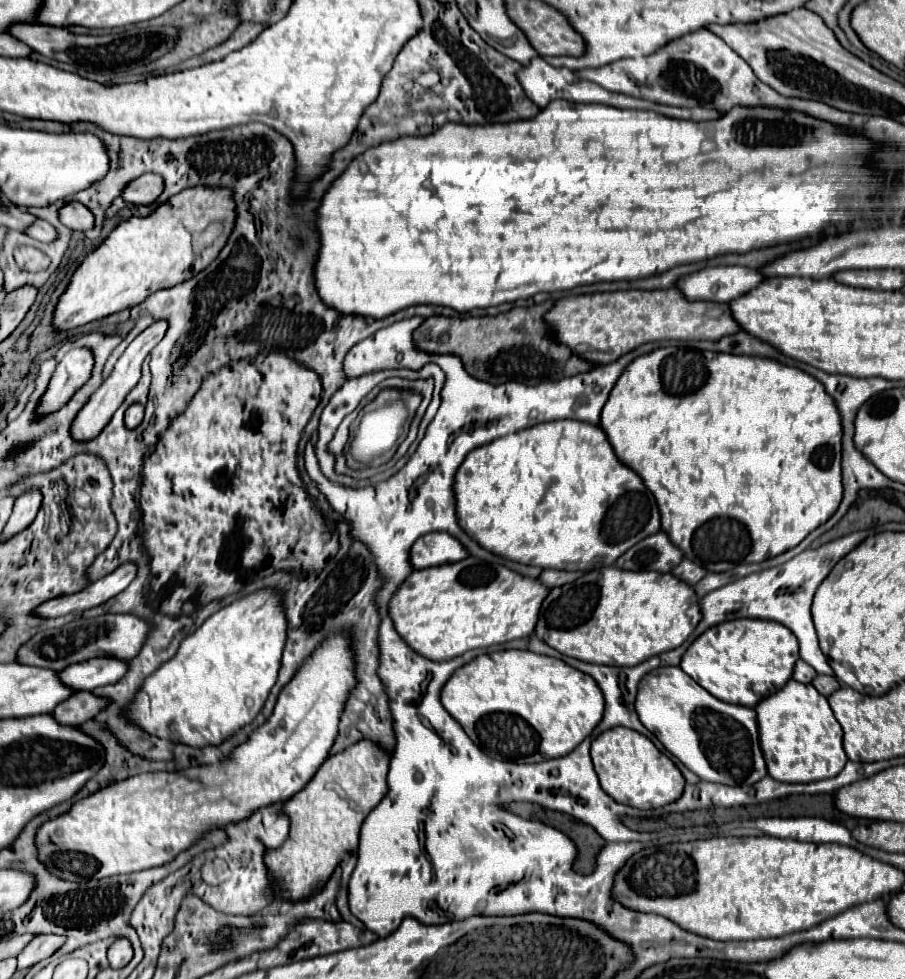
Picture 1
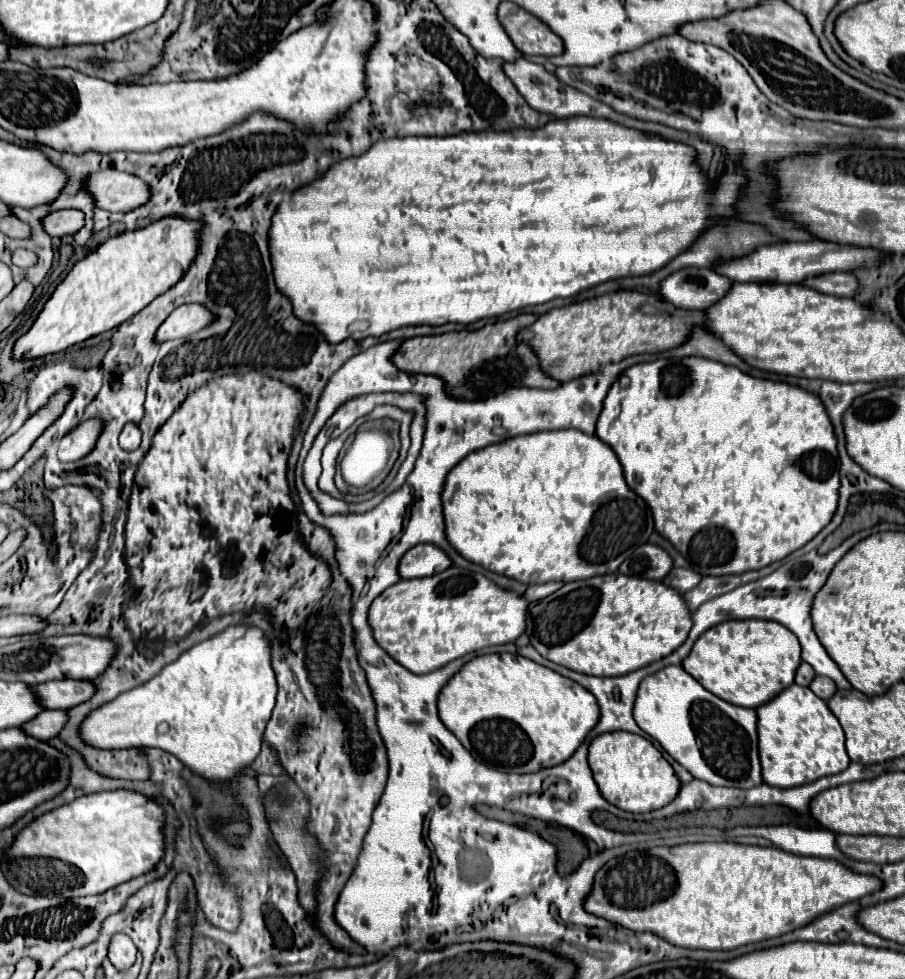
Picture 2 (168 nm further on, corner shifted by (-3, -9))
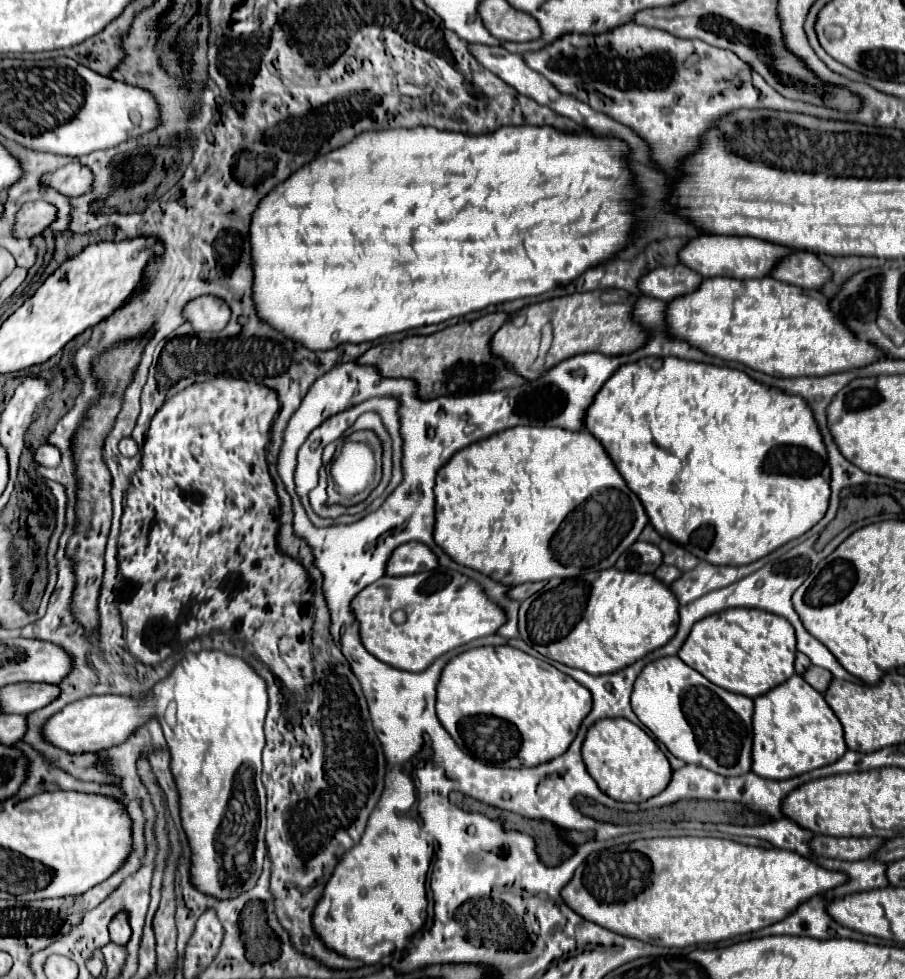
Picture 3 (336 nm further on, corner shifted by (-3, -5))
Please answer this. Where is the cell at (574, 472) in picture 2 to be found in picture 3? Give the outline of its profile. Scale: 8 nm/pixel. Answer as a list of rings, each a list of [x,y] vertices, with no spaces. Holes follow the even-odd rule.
[[[512,427],[512,429],[500,431],[488,439],[476,441],[476,443],[460,449],[458,453],[454,453],[452,459],[438,471],[434,493],[436,493],[434,539],[438,541],[438,545],[456,563],[472,567],[472,569],[492,577],[494,581],[500,581],[510,587],[518,585],[518,583],[528,583],[528,581],[550,581],[554,577],[566,579],[566,577],[578,577],[580,573],[588,573],[588,571],[610,569],[610,567],[614,567],[616,559],[638,539],[644,525],[648,525],[648,517],[646,517],[646,511],[644,511],[640,499],[636,497],[636,493],[632,493],[632,489],[628,489],[626,481],[614,467],[612,459],[608,459],[608,453],[602,447],[602,443],[588,431],[568,431],[568,429],[560,429],[560,427]]]

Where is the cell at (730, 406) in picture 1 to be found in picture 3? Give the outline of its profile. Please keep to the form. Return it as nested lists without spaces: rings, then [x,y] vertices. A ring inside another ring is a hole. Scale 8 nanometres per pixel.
[[[644,357],[636,363],[622,365],[606,385],[596,393],[596,401],[588,407],[586,413],[586,429],[596,435],[596,439],[604,445],[606,453],[612,457],[616,469],[628,483],[628,487],[638,495],[642,501],[650,523],[654,529],[678,545],[684,545],[692,555],[712,565],[748,565],[758,561],[784,543],[804,535],[812,529],[826,513],[830,501],[830,469],[828,469],[828,451],[824,449],[824,441],[820,437],[816,417],[812,417],[812,409],[800,401],[800,397],[792,397],[790,393],[780,393],[780,389],[772,389],[750,379],[744,371],[718,367],[710,363],[698,361],[684,361],[678,357]]]

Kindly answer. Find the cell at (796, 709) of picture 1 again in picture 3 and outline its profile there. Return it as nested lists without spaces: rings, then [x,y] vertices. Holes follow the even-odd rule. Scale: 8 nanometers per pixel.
[[[792,675],[776,689],[754,699],[754,747],[752,771],[764,779],[790,779],[806,771],[838,761],[846,751],[842,725],[824,701],[824,695],[810,687],[800,675]]]

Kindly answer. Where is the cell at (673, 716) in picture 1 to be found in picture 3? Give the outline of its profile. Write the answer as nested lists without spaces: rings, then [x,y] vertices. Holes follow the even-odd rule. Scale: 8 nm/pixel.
[[[662,657],[642,669],[634,683],[632,709],[640,723],[684,763],[700,765],[724,777],[752,771],[754,701],[712,685],[680,657]]]

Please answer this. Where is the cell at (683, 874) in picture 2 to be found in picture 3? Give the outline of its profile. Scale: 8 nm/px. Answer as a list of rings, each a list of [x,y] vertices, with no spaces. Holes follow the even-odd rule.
[[[664,837],[640,839],[630,845],[592,853],[564,887],[562,899],[568,901],[580,917],[604,925],[620,935],[636,937],[660,947],[690,947],[720,943],[774,925],[814,895],[828,893],[846,881],[848,875],[840,871],[828,871],[798,853],[788,853],[776,847],[750,847],[716,837]]]

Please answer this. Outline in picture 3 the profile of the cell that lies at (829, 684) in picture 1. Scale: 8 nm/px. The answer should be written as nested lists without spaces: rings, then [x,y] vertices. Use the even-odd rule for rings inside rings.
[[[812,665],[812,667],[804,673],[804,679],[806,679],[806,683],[810,683],[816,691],[824,693],[824,691],[828,689],[830,681],[832,681],[832,673],[828,673],[828,671],[822,669],[822,667],[814,667],[814,665]]]

